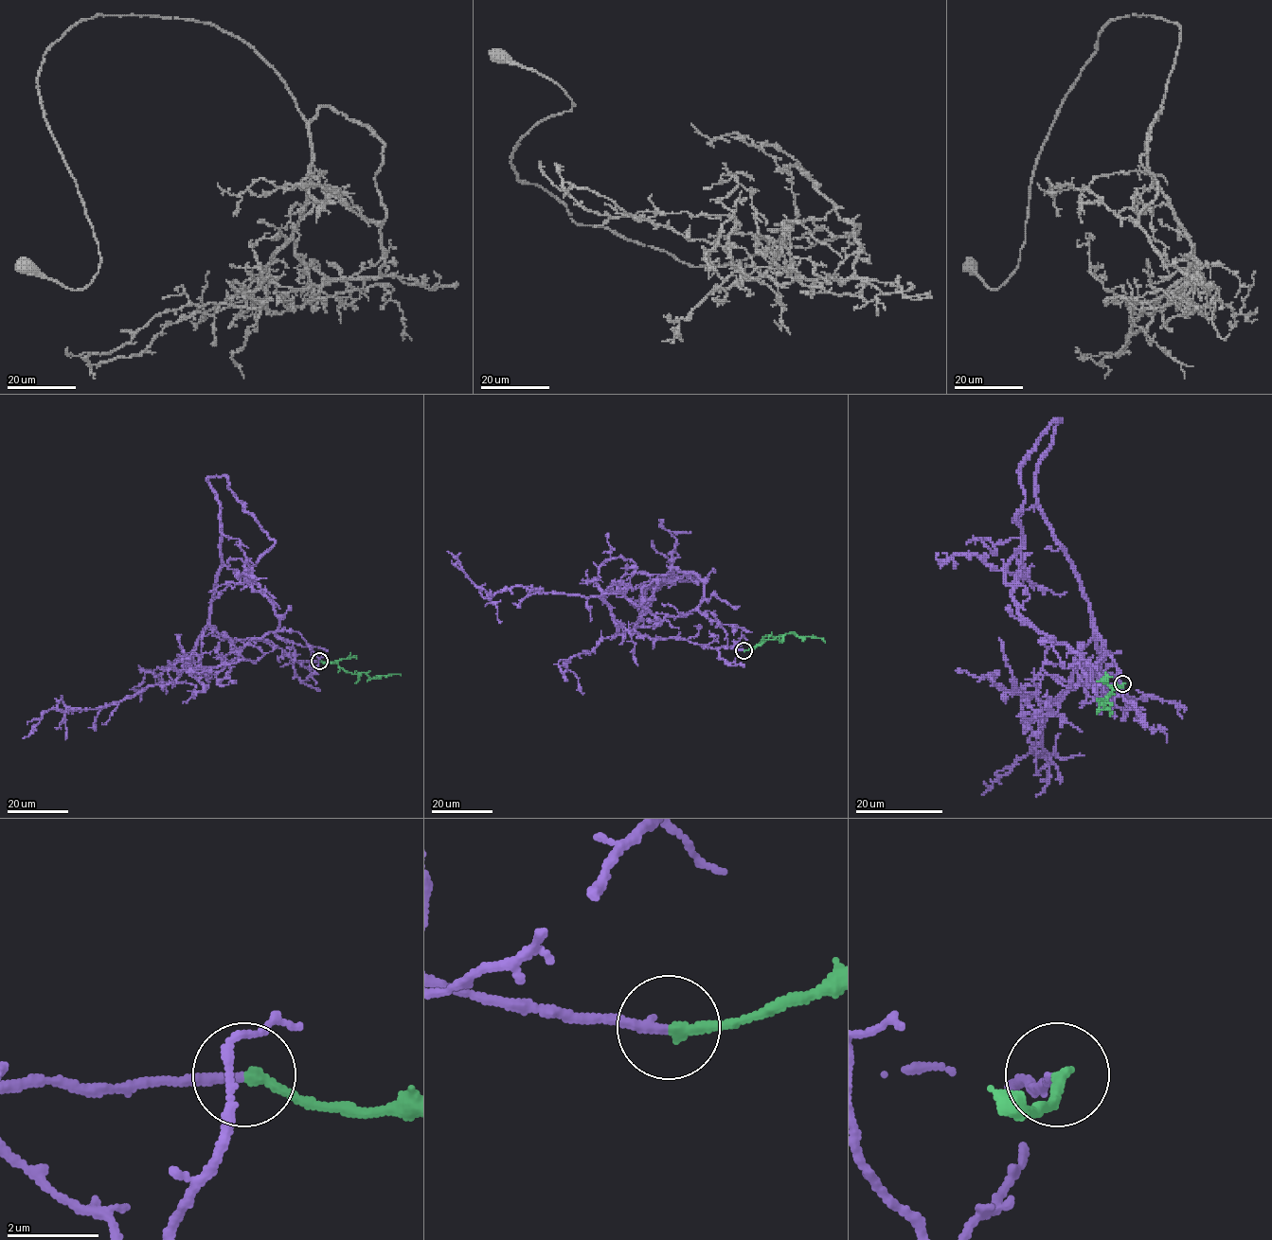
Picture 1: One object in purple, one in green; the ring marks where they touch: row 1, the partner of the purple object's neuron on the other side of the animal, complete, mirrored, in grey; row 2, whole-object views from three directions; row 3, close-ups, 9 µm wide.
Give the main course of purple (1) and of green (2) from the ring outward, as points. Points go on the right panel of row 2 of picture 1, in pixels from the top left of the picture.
1: (1122, 683), (1095, 634), (1100, 666), (1028, 705), (1059, 702), (1080, 678), (1065, 643), (1101, 698)
2: (1122, 683), (1121, 687), (1115, 687), (1107, 700), (1099, 701), (1099, 707), (1103, 709), (1105, 703), (1112, 704)

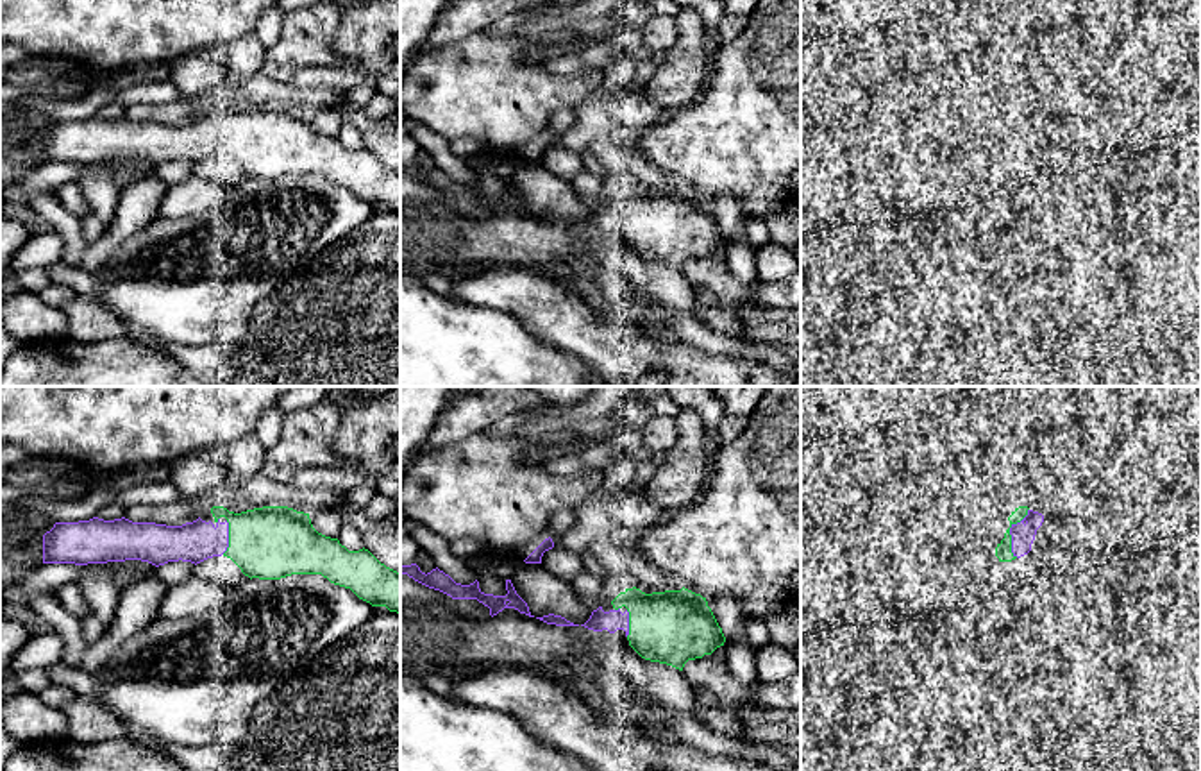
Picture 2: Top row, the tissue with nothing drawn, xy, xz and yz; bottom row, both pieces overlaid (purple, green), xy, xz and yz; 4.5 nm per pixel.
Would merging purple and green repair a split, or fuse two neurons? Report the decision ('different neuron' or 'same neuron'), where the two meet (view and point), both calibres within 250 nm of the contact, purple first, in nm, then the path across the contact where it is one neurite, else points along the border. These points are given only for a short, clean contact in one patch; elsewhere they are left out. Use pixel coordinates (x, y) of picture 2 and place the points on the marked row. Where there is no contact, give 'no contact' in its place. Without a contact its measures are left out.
same neuron | yz (1010, 532) | 110/80 nm

